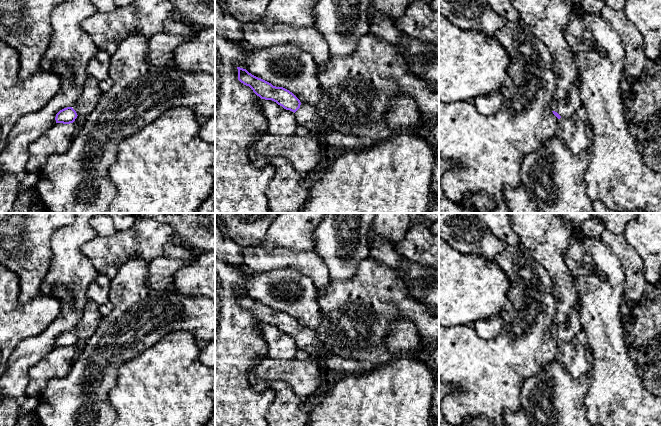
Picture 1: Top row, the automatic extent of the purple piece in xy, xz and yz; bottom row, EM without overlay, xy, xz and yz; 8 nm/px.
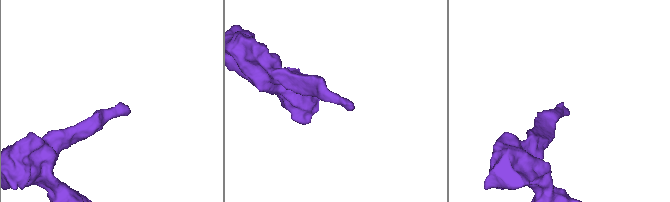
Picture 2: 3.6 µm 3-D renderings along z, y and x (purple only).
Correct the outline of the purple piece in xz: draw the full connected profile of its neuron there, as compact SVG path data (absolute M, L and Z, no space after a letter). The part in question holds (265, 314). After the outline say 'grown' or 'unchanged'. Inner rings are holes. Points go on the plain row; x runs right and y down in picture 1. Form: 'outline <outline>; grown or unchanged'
outline M237 291L238 304L249 310L261 323L272 324L286 334L295 337L298 350L313 348L322 353L328 352L321 341L317 338L316 330L313 328L301 327L300 324L289 314L283 311L273 310L271 307L258 302L246 293Z; grown

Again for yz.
outline M578 299L564 324L559 325L553 321L550 325L550 332L558 343L571 341L580 331L579 311L580 301Z; grown

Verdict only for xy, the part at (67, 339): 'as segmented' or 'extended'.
extended

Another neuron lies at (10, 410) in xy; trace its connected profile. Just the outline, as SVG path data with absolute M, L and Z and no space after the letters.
M14 399L0 401L0 426L15 426L21 415L21 403Z

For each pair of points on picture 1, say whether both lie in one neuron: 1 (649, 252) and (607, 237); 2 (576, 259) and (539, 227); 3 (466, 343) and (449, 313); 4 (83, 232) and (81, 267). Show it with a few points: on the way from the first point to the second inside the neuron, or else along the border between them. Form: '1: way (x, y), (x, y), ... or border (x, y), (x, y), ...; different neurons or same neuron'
1: border (622, 234), (624, 239), (640, 257), (643, 267); different neurons
2: border (573, 234), (565, 254), (565, 264), (570, 274); different neurons
3: border (449, 325), (469, 325), (477, 335); different neurons
4: way (75, 241), (75, 258); same neuron

